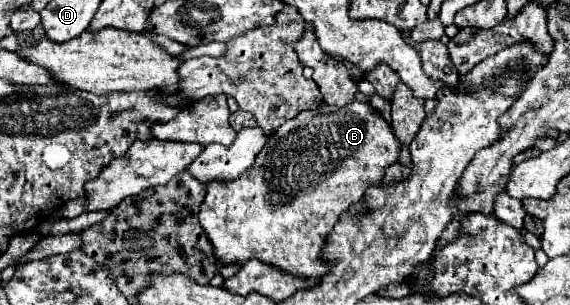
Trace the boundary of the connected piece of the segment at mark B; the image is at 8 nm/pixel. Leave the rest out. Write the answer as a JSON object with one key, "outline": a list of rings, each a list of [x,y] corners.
{"outline":[[[355,100],[343,108],[323,104],[317,110],[299,112],[269,136],[265,148],[243,178],[223,182],[223,186],[219,182],[207,186],[199,224],[213,246],[213,256],[221,266],[243,266],[247,260],[257,258],[297,278],[321,278],[327,266],[319,262],[319,246],[323,246],[341,214],[351,210],[353,204],[359,204],[369,186],[383,182],[385,168],[398,159],[399,146],[400,142],[391,134],[391,126],[377,112],[371,112],[371,106],[365,102]]]}

